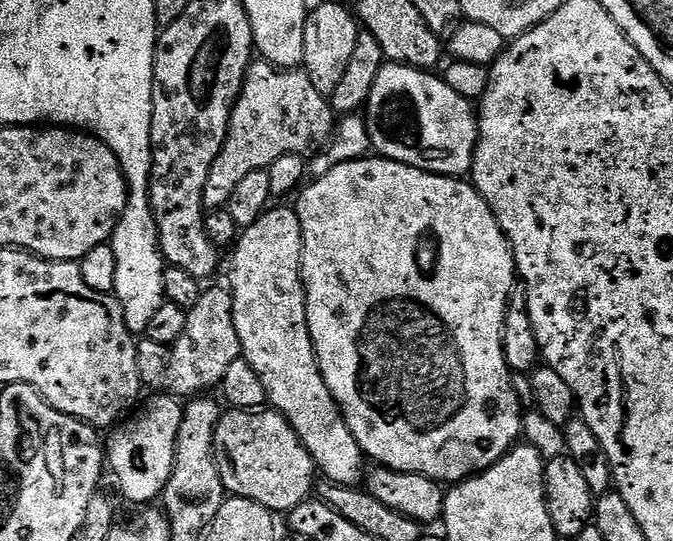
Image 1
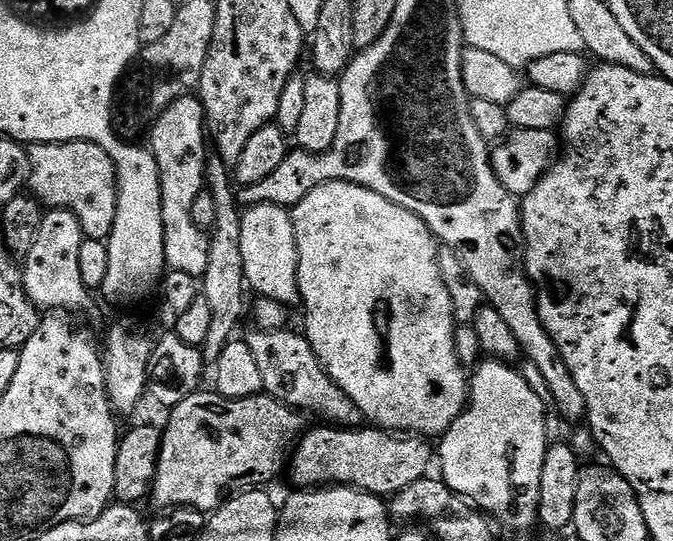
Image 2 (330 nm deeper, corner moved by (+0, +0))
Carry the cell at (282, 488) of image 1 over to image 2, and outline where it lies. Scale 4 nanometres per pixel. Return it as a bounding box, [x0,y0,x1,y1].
[290,426,434,498]

